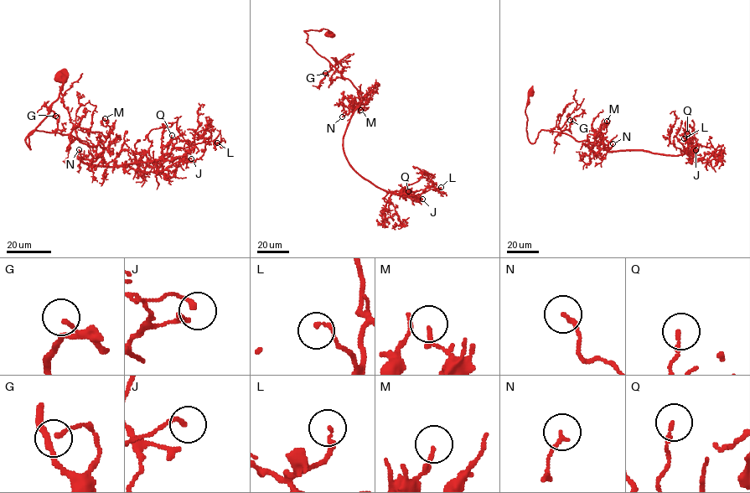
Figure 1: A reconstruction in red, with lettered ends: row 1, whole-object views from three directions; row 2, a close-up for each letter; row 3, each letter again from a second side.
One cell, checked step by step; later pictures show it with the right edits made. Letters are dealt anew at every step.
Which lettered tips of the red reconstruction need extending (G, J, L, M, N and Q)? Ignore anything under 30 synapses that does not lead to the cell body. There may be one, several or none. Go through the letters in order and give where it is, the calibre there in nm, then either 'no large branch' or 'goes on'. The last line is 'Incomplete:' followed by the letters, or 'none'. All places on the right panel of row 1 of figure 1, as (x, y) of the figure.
G: (570, 120) | 150 nm | no large branch
J: (695, 150) | 170 nm | no large branch
L: (684, 138) | 150 nm | no large branch
M: (607, 121) | 140 nm | no large branch
N: (612, 143) | 160 nm | no large branch
Q: (687, 133) | 140 nm | no large branch
Incomplete: none

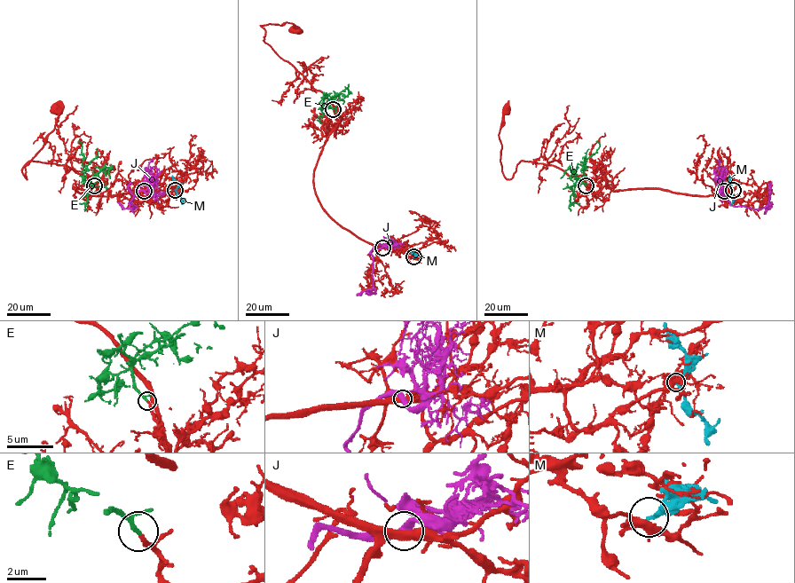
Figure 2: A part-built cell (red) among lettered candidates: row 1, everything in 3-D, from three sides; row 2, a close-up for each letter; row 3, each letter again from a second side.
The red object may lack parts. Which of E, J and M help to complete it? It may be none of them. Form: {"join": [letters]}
{"join": ["E"]}

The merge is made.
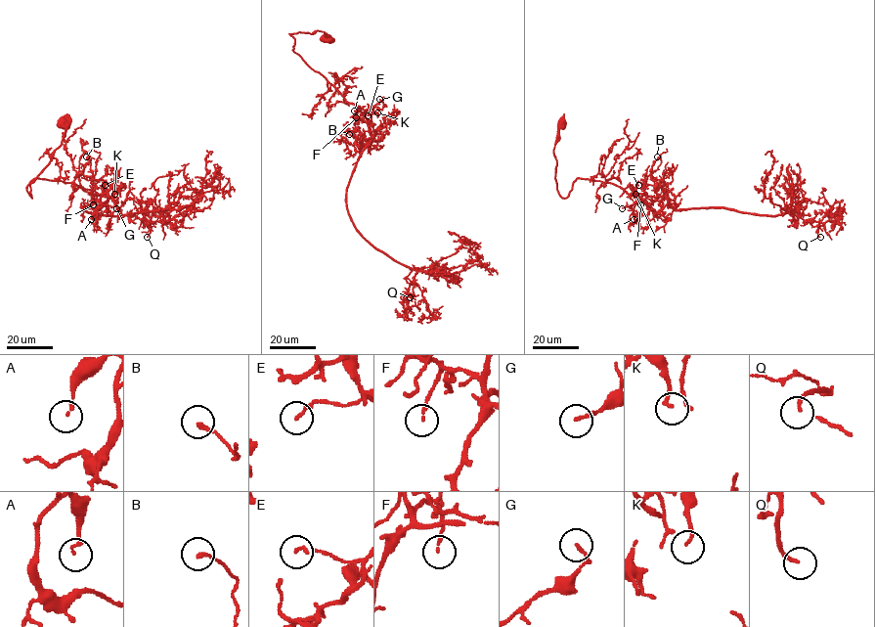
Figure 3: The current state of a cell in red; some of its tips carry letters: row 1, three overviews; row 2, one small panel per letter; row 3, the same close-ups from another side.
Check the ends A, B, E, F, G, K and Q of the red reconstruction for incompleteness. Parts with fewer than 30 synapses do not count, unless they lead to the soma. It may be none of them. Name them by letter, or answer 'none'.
Q

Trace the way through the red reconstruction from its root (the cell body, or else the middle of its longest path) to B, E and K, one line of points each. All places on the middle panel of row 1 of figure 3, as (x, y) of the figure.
B: (326, 39), (319, 30), (289, 34), (292, 50), (359, 109), (371, 144), (362, 115), (354, 138), (349, 134)
E: (326, 39), (319, 30), (289, 34), (292, 50), (359, 109), (371, 144), (363, 114), (372, 108), (368, 115)
K: (326, 39), (319, 30), (289, 34), (292, 50), (359, 109), (371, 144), (363, 114), (377, 112)

